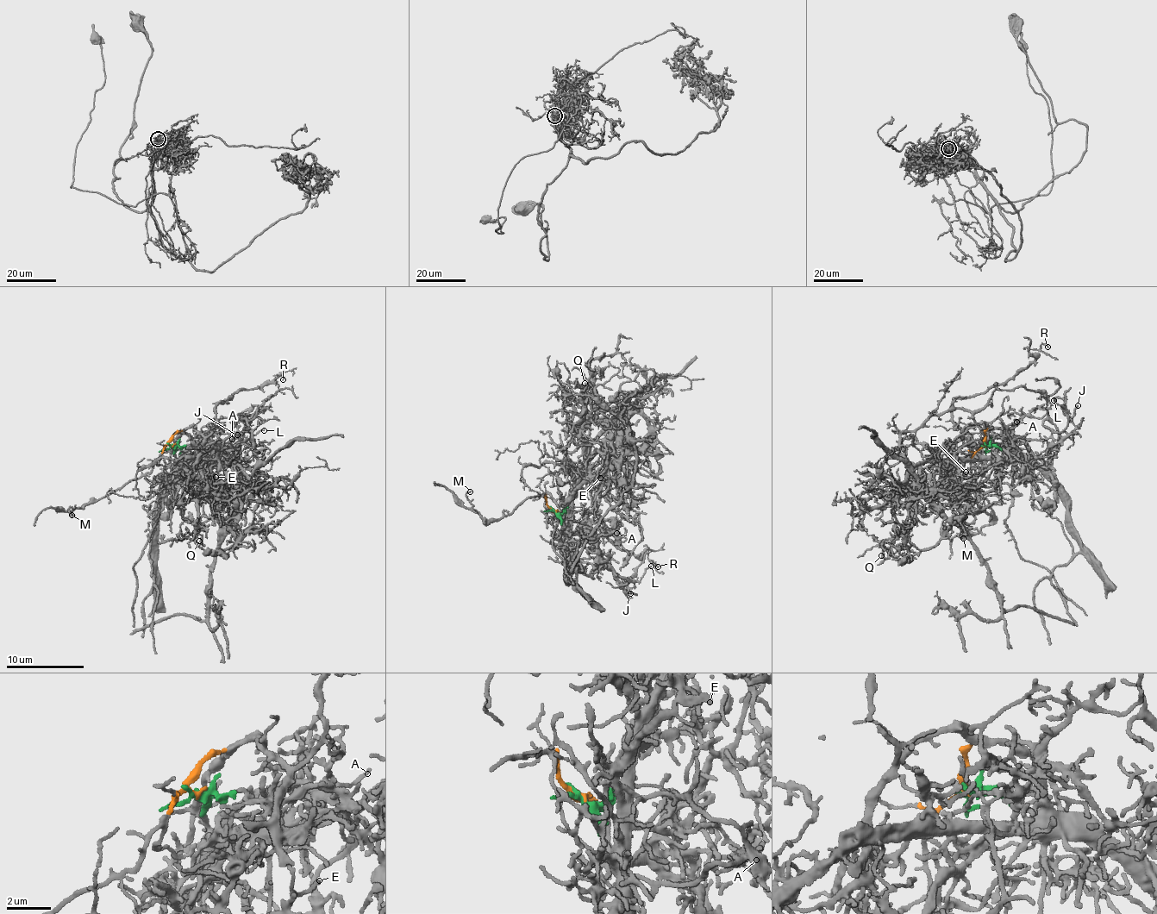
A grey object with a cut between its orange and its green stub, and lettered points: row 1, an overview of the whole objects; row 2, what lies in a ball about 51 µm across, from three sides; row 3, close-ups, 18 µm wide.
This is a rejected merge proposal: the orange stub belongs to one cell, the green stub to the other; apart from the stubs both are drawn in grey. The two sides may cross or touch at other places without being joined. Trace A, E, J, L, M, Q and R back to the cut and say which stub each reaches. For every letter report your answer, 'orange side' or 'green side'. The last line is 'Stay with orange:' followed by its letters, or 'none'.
A: green side
E: green side
J: green side
L: green side
M: orange side
Q: green side
R: orange side
Stay with orange: M, R

